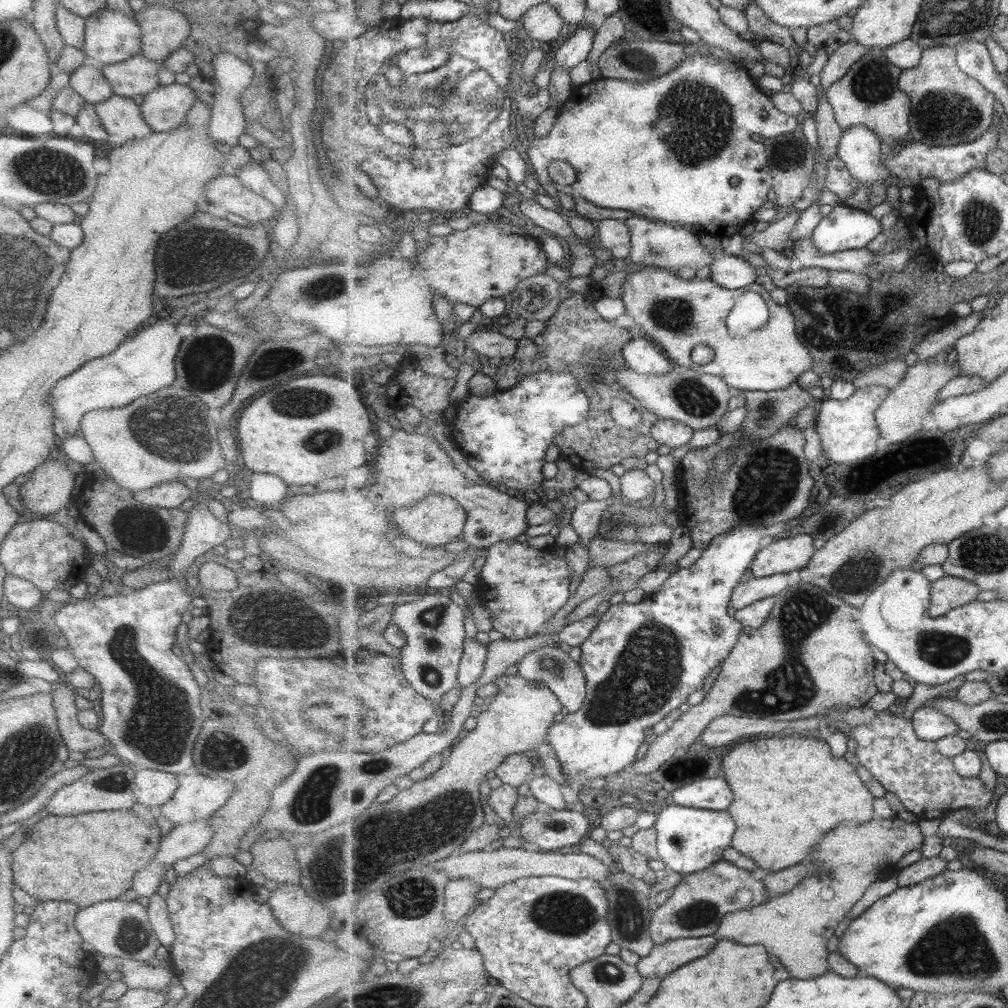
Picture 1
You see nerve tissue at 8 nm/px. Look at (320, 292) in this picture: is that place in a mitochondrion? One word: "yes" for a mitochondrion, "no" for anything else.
yes

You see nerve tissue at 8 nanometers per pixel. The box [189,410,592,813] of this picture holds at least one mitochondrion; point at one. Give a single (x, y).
(430, 673)

